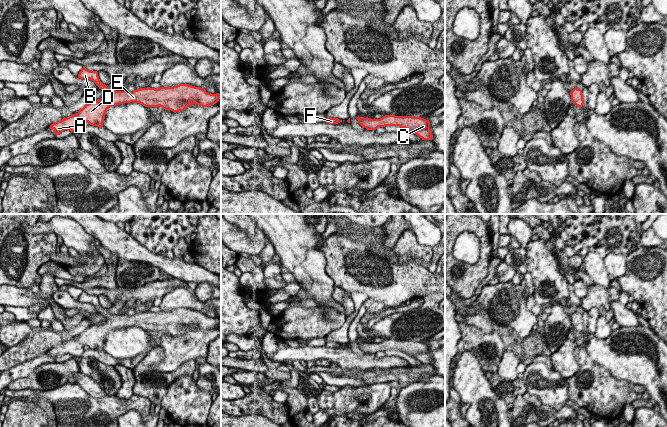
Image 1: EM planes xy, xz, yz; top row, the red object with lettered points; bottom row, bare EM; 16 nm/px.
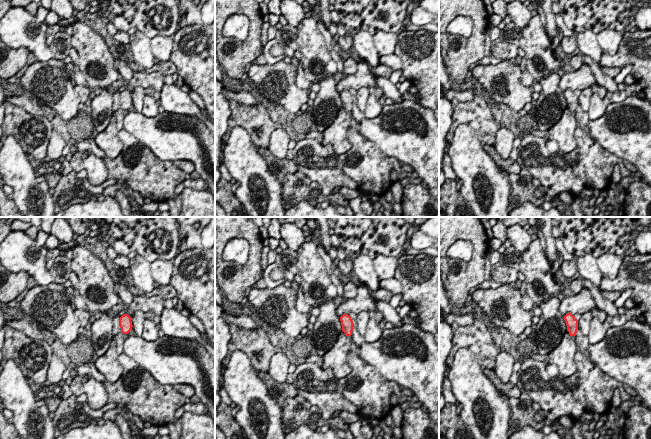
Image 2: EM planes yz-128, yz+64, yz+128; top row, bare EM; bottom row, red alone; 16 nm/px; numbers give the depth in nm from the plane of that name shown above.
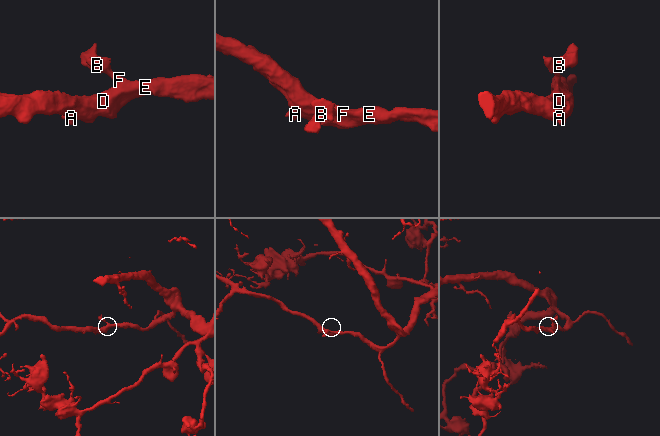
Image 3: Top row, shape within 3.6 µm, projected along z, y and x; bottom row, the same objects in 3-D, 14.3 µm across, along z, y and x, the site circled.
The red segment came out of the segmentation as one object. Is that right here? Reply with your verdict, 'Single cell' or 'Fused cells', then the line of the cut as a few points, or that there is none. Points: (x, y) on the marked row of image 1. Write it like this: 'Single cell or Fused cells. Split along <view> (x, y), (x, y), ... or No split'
Single cell. No split

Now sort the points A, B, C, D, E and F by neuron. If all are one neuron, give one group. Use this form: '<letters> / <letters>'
A B C D E F

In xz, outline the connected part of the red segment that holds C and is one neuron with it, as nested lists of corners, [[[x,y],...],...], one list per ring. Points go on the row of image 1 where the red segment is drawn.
[[[385,115],[380,119],[356,117],[358,123],[367,130],[376,130],[378,127],[399,126],[419,136],[422,140],[432,140],[430,122],[421,117]]]

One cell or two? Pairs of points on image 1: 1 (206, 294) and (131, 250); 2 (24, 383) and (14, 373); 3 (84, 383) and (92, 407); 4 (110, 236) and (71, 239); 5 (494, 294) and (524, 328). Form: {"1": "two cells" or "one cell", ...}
{"1": "two cells", "2": "two cells", "3": "two cells", "4": "two cells", "5": "one cell"}

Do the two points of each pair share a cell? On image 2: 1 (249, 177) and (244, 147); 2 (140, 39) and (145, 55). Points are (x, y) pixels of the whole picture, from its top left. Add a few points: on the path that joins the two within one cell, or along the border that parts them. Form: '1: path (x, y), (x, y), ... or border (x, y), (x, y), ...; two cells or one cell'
1: path (249, 170), (244, 163), (244, 154); one cell
2: path (140, 43), (141, 51); one cell

